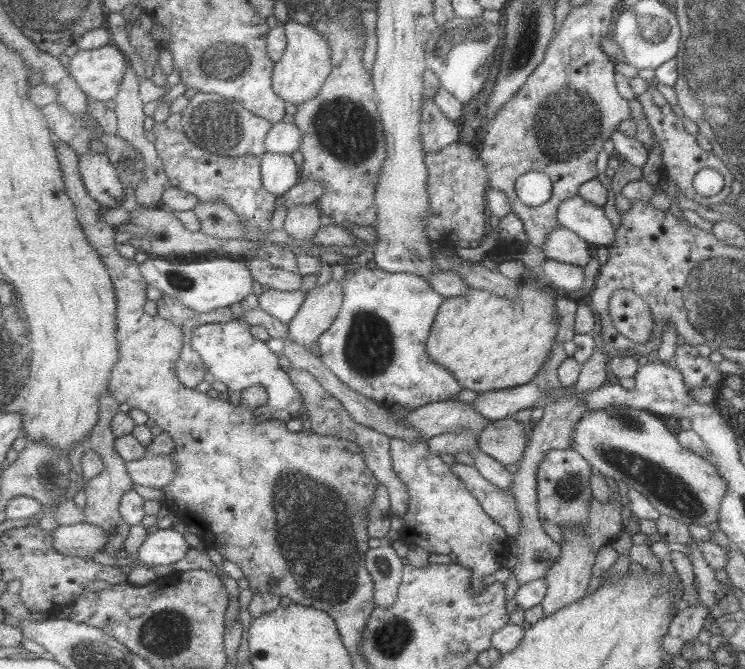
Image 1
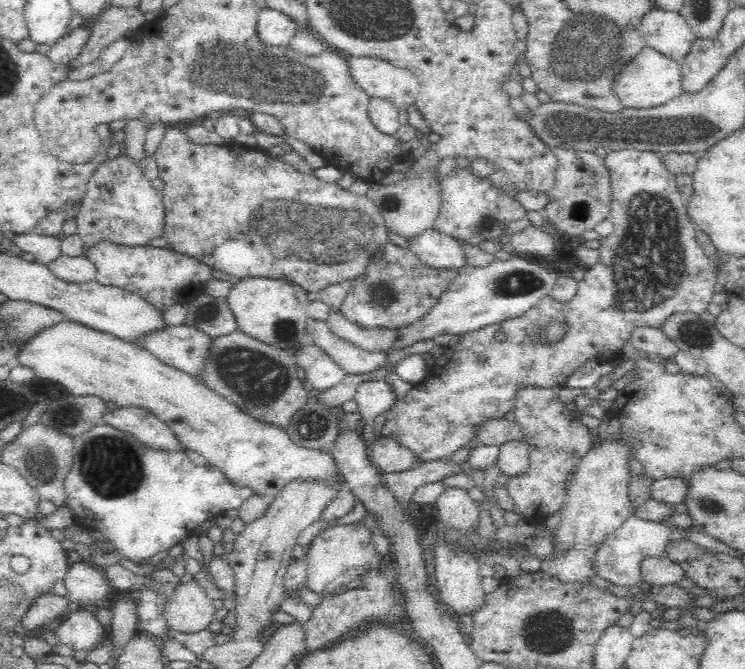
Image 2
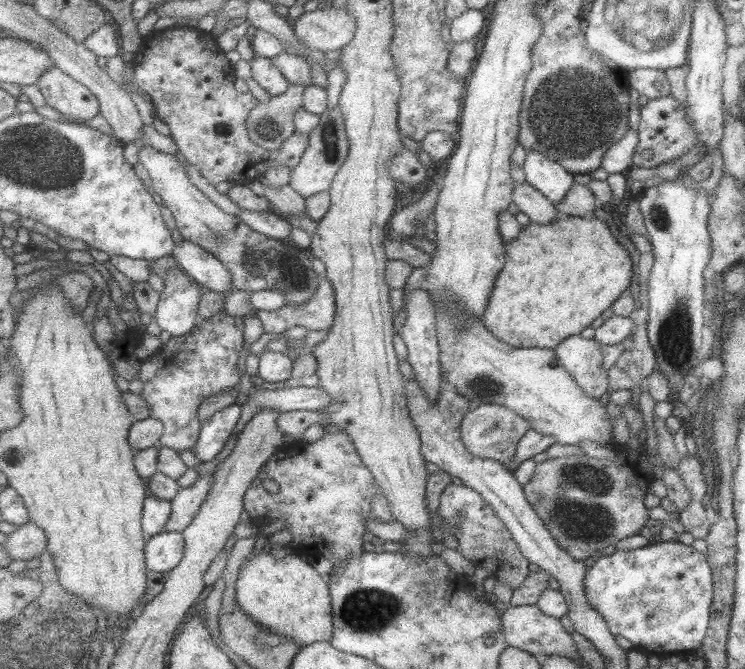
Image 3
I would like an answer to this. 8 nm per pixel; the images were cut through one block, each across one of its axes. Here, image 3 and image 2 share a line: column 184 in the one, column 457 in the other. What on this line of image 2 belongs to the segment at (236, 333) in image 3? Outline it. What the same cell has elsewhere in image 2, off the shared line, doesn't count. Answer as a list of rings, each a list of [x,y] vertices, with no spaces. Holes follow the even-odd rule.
[[[622,149],[617,151],[609,151],[606,155],[605,165],[609,170],[609,175],[611,178],[611,214],[609,218],[614,222],[615,228],[613,234],[603,238],[601,241],[600,251],[600,261],[594,269],[585,270],[584,278],[577,284],[577,291],[572,299],[567,301],[556,300],[551,294],[539,298],[539,301],[531,306],[525,313],[519,314],[518,316],[503,320],[496,325],[488,326],[478,330],[477,332],[472,332],[466,335],[454,336],[448,348],[444,350],[438,358],[435,359],[436,366],[440,370],[440,374],[436,375],[436,368],[430,368],[430,376],[427,376],[422,380],[422,382],[415,384],[410,392],[386,412],[386,422],[382,426],[381,436],[389,439],[394,439],[400,442],[400,444],[410,447],[414,454],[418,456],[421,461],[438,460],[441,458],[448,458],[460,450],[460,447],[465,444],[471,444],[474,442],[478,432],[490,422],[490,420],[500,420],[504,418],[508,412],[512,412],[515,407],[515,402],[517,399],[517,390],[524,384],[528,385],[538,385],[544,387],[545,389],[560,390],[566,387],[570,376],[582,366],[586,364],[588,360],[596,360],[598,362],[611,362],[614,360],[614,353],[616,351],[622,351],[622,348],[626,344],[631,343],[631,336],[635,331],[640,328],[654,328],[662,329],[664,324],[672,318],[674,315],[678,314],[695,314],[696,316],[704,314],[708,310],[708,304],[711,302],[712,294],[714,294],[714,285],[716,284],[714,270],[710,267],[709,258],[696,241],[696,225],[690,218],[687,212],[687,204],[683,201],[682,195],[680,194],[678,188],[676,187],[675,178],[671,172],[666,170],[665,166],[662,166],[661,158],[658,154],[652,151],[639,151],[636,149]],[[552,319],[558,319],[560,321],[566,321],[569,327],[569,334],[560,342],[554,345],[540,345],[536,343],[536,332],[540,328],[550,322]],[[499,329],[506,333],[506,340],[504,342],[498,342],[492,337],[492,333]]]

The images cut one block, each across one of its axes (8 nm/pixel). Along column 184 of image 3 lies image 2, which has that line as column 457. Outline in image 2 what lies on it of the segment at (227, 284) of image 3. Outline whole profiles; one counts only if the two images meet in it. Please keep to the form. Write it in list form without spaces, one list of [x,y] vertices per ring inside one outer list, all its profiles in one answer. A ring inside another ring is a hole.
[[[434,227],[422,230],[408,241],[408,249],[430,268],[460,270],[467,262],[460,242]]]

